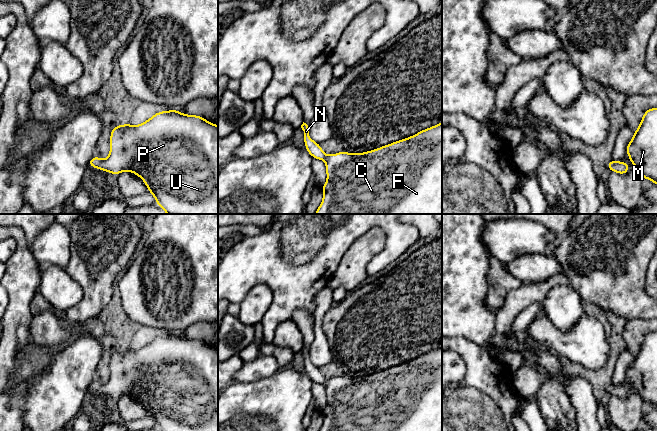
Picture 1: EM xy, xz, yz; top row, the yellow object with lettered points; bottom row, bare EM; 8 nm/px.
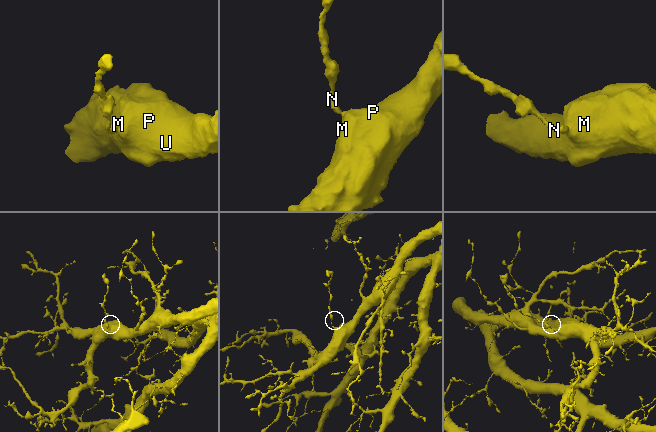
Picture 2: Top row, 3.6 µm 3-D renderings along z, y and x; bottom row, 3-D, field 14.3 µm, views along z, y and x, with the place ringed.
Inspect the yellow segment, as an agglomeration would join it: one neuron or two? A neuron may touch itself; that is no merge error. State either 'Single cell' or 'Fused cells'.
Single cell

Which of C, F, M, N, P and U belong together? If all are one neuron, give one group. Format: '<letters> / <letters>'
C F M N P U

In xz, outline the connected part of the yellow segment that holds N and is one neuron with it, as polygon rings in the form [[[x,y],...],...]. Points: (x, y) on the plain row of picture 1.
[[[442,345],[406,363],[365,377],[342,375],[328,380],[320,368],[310,362],[308,349],[303,346],[301,352],[305,373],[314,383],[326,387],[327,405],[321,411],[323,425],[319,431],[442,431]]]

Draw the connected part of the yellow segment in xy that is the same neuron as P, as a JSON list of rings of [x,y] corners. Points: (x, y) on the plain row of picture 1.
[[[179,334],[155,337],[147,345],[132,350],[130,347],[112,352],[109,364],[110,378],[101,384],[93,380],[89,391],[119,399],[131,395],[142,402],[148,416],[154,419],[160,431],[218,431],[218,350],[201,340],[182,338]]]

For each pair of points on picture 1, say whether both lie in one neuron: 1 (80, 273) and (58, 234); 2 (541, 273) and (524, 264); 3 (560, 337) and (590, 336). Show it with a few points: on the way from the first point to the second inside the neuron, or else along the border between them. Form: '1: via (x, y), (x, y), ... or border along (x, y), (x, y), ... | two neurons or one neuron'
1: border along (70, 232), (70, 259), (64, 268) | two neurons
2: via (537, 269), (528, 268) | one neuron
3: via (567, 337), (583, 337) | one neuron

